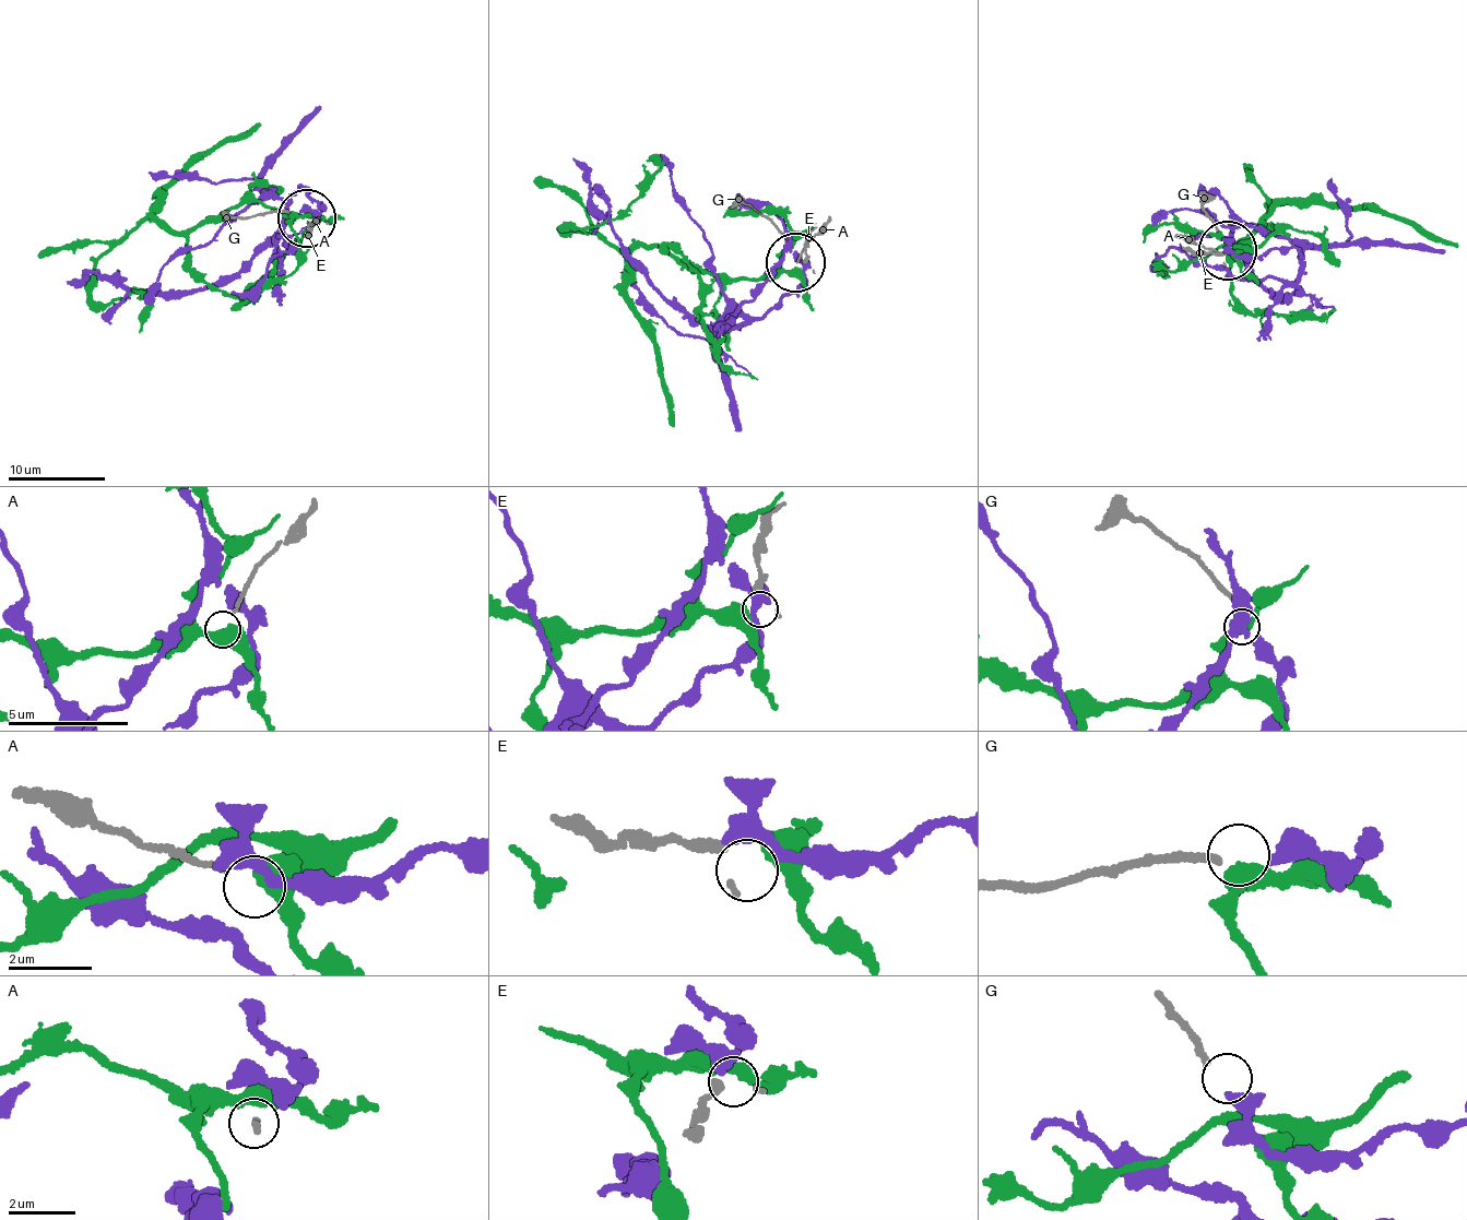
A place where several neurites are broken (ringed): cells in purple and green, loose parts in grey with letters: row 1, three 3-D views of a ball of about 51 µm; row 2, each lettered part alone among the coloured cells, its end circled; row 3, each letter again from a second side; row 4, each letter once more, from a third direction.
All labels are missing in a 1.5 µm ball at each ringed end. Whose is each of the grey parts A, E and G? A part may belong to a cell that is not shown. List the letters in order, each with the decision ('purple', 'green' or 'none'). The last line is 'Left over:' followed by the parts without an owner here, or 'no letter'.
A: none
E: none
G: purple
Left over: A, E

